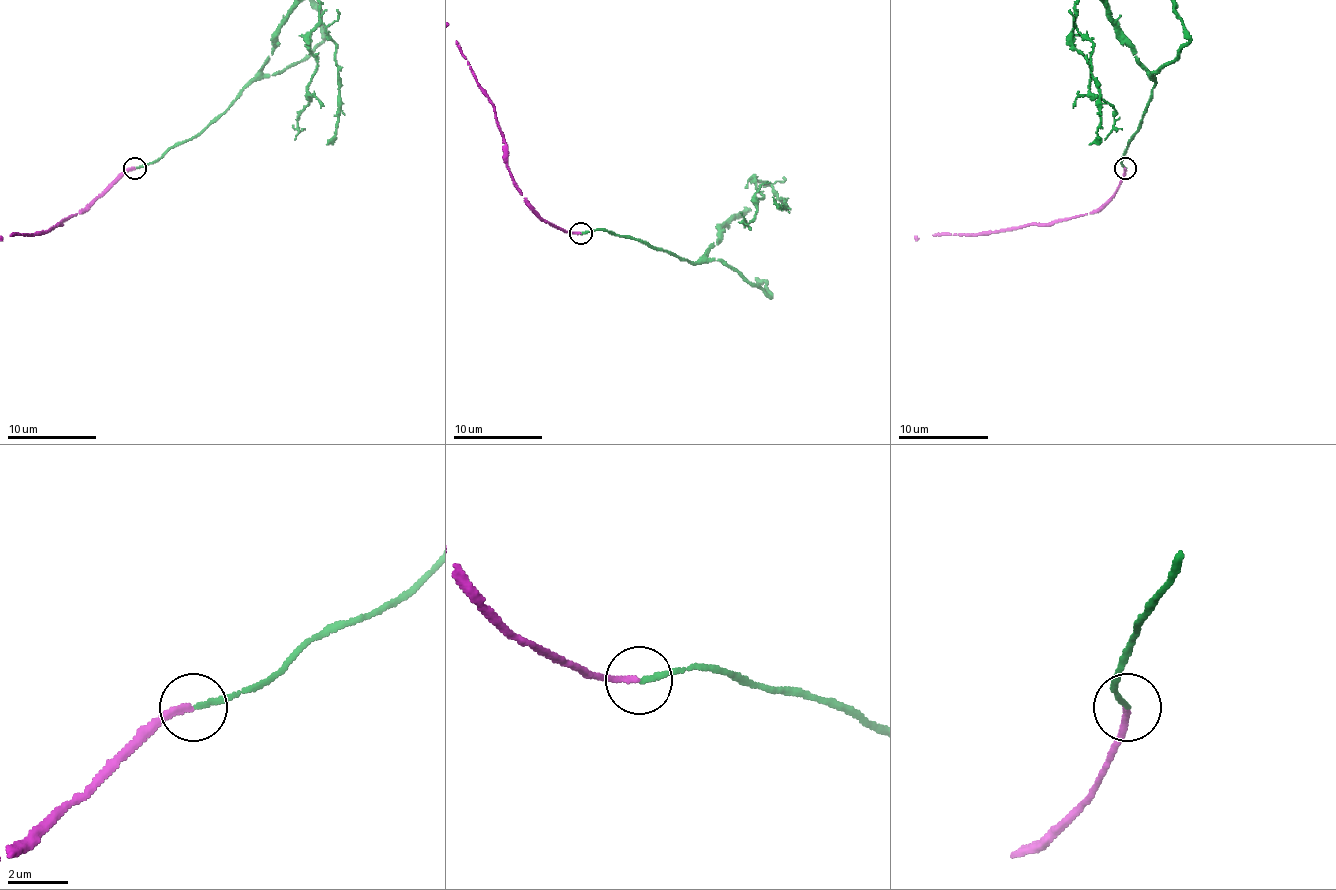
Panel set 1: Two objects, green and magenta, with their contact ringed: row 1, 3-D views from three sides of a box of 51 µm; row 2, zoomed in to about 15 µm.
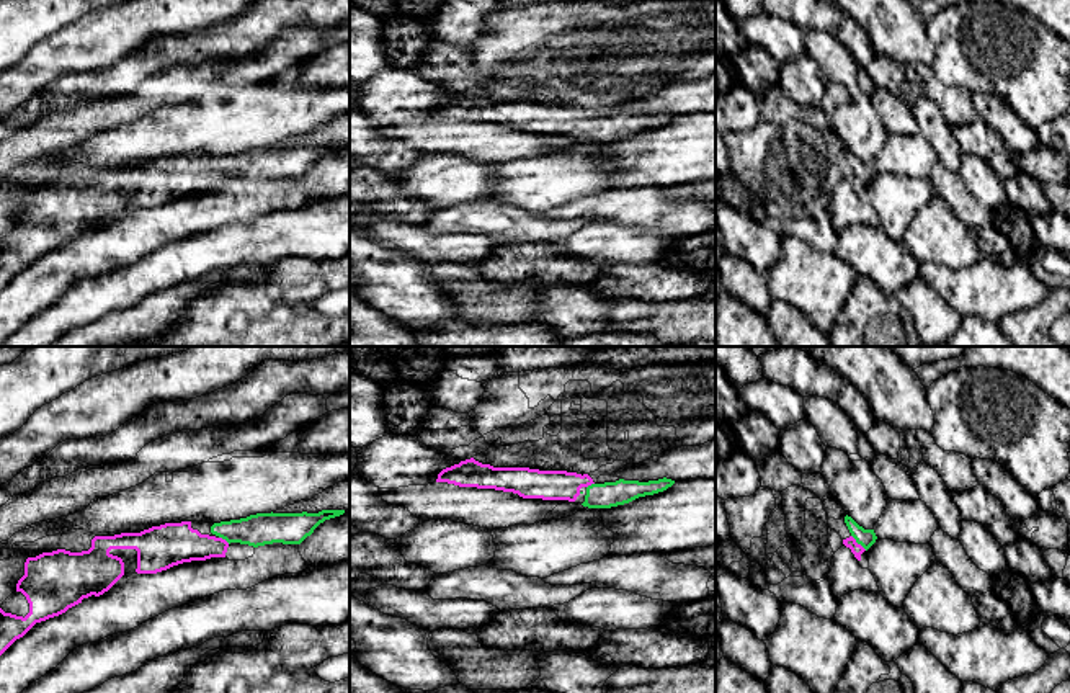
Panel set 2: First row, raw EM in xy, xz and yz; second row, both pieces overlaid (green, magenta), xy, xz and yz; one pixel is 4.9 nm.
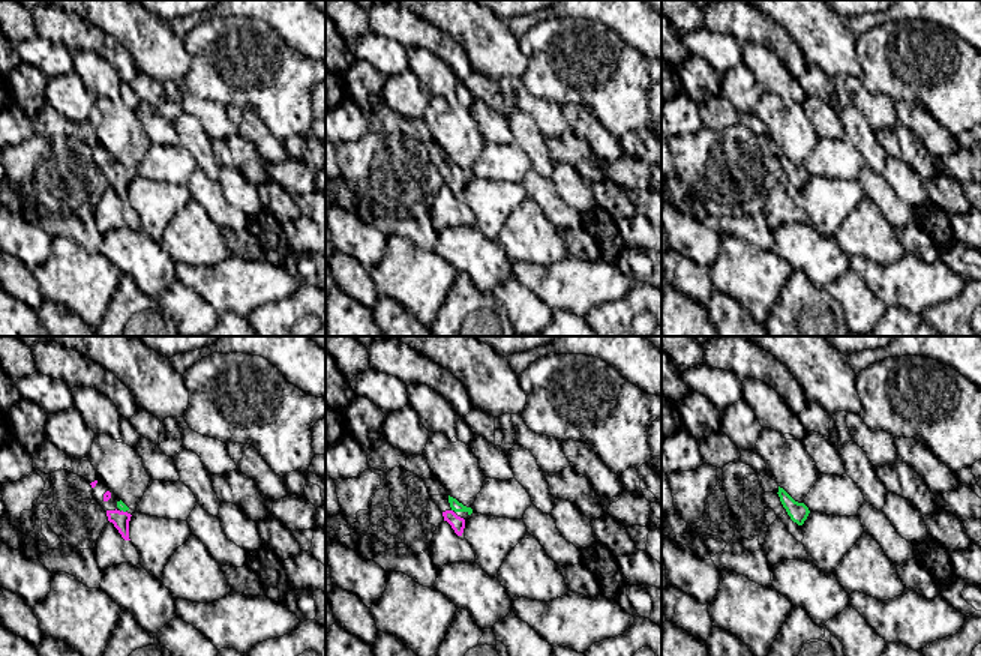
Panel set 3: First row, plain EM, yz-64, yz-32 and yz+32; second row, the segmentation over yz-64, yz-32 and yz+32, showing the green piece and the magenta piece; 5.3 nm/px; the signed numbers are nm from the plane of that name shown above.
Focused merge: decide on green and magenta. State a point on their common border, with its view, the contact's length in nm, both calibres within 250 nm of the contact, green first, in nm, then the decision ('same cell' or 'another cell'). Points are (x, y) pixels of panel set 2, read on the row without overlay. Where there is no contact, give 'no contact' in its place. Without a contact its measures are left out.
yz (858, 177) | 110 nm | 90/60 nm | same cell

